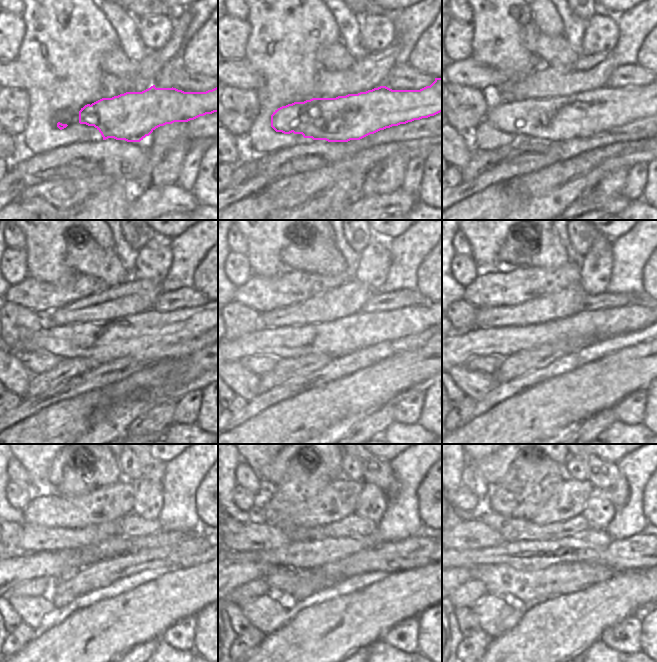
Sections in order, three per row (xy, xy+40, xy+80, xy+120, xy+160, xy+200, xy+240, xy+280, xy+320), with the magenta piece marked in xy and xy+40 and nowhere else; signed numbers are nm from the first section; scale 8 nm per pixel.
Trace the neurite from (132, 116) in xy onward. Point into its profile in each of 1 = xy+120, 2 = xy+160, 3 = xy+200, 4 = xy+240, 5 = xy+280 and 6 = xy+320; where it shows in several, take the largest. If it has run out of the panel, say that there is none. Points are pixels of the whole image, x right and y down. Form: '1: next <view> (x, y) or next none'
1: next xy+120 (102, 342)
2: next xy+160 (337, 338)
3: next xy+200 (502, 342)
4: next xy+240 (14, 570)
5: next xy+280 (238, 574)
6: next xy+320 (462, 575)

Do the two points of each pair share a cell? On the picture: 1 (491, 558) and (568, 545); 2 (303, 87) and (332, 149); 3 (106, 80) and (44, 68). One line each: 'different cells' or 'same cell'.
1: same cell
2: different cells
3: different cells

